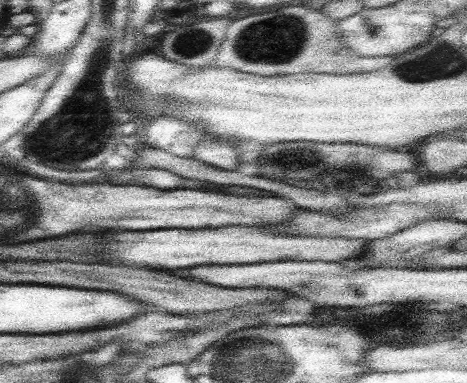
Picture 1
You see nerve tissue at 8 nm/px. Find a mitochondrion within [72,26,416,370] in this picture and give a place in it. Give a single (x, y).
(192, 42)

